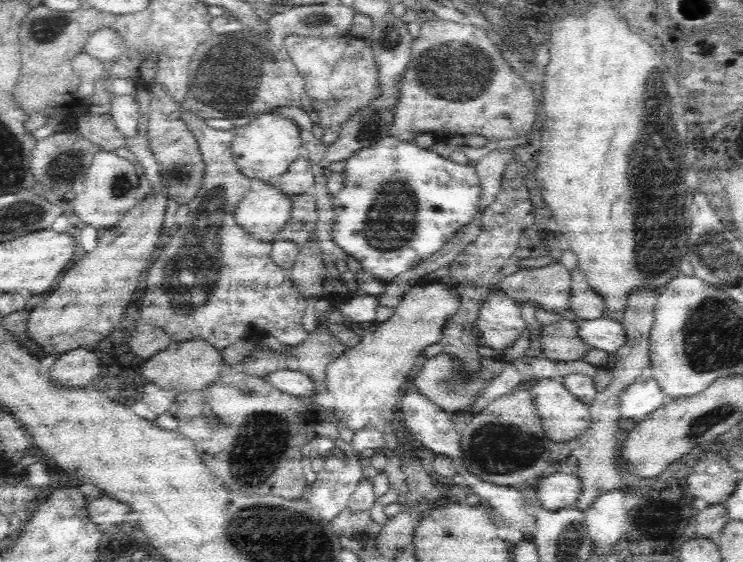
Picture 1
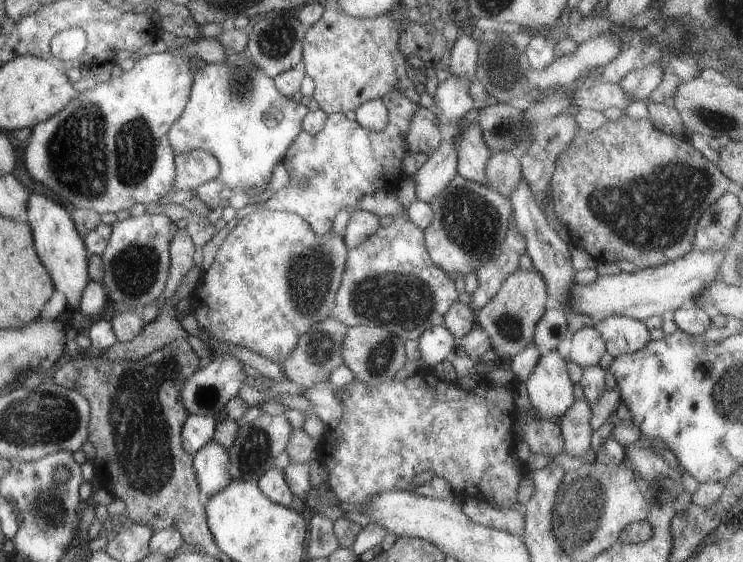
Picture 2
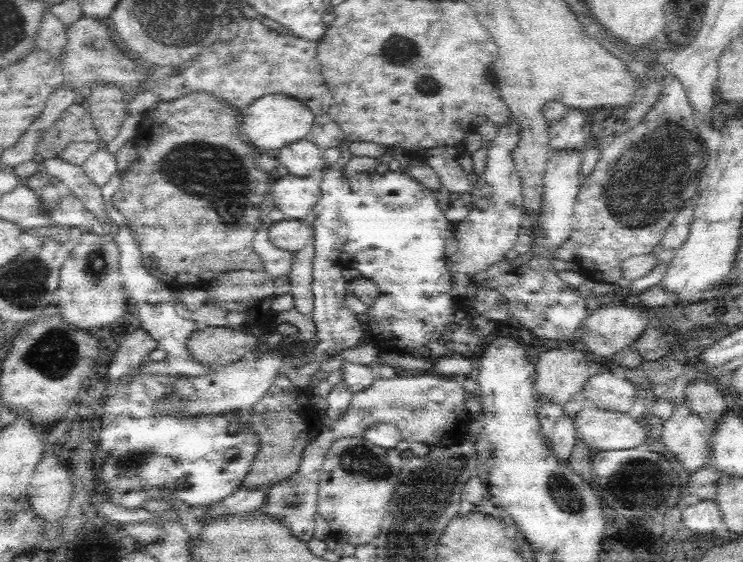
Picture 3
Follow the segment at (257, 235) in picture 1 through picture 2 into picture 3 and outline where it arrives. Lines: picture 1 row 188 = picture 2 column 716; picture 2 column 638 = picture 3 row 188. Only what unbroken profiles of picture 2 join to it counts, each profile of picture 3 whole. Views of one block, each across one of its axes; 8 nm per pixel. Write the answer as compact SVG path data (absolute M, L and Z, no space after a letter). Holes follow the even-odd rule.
M310 176L272 178L270 186L274 208L282 212L284 220L307 221L321 198L320 184Z

